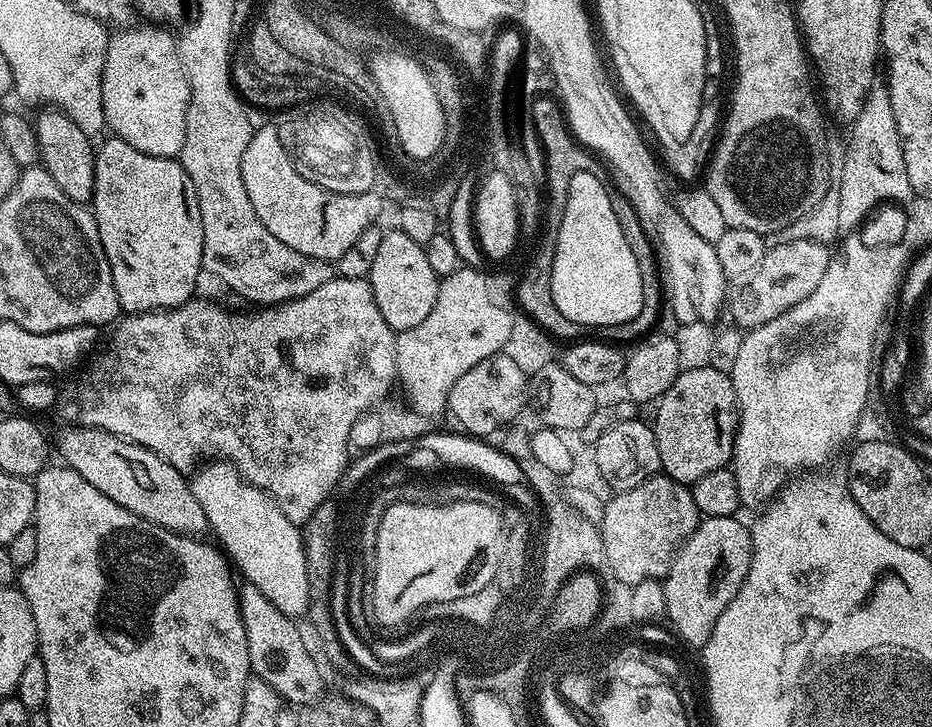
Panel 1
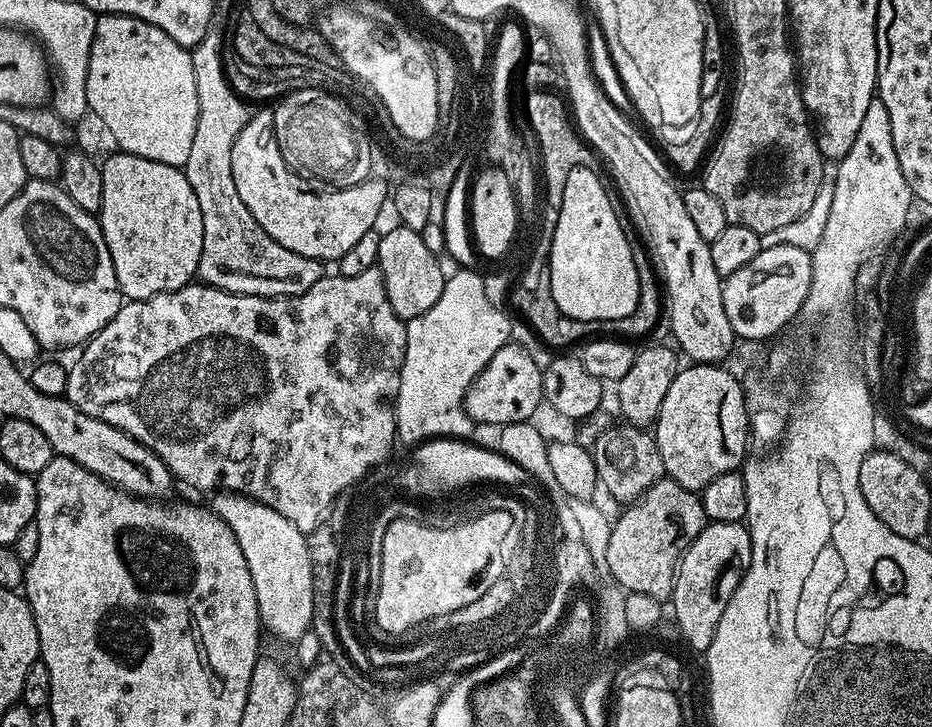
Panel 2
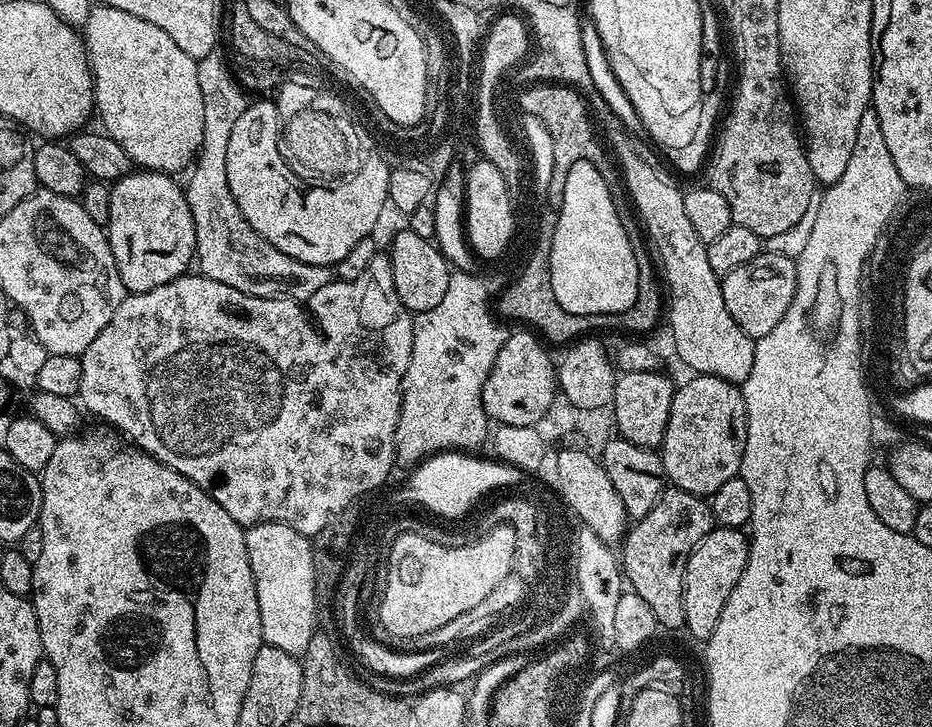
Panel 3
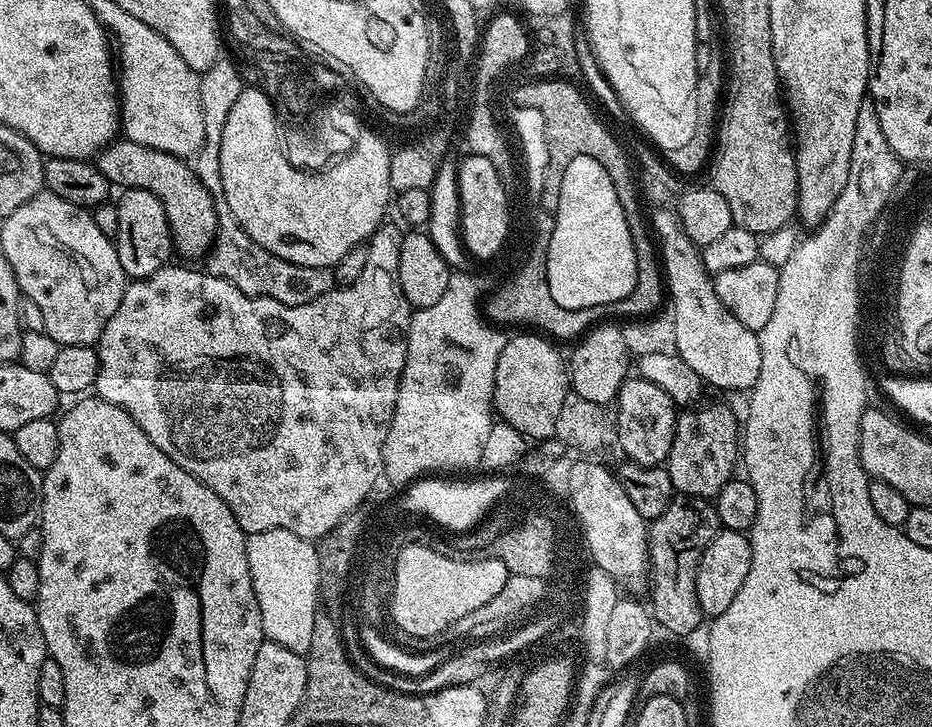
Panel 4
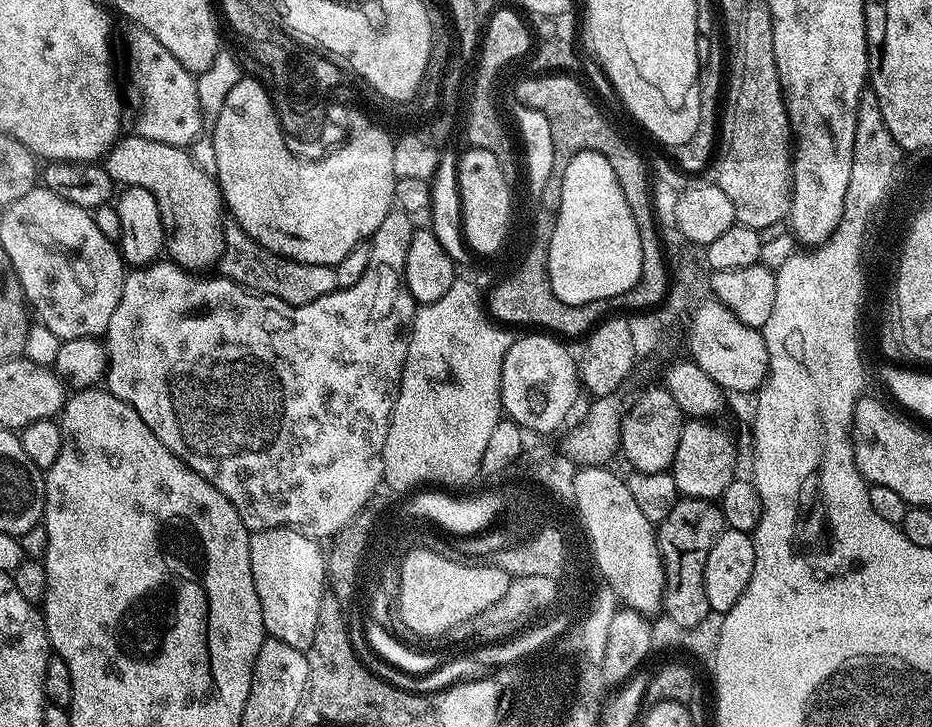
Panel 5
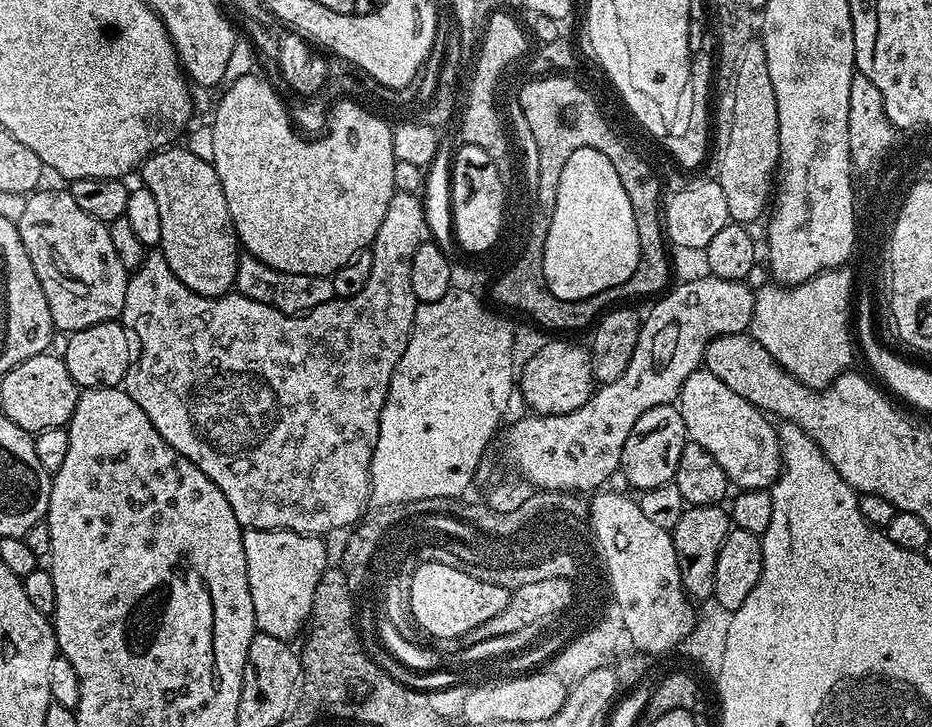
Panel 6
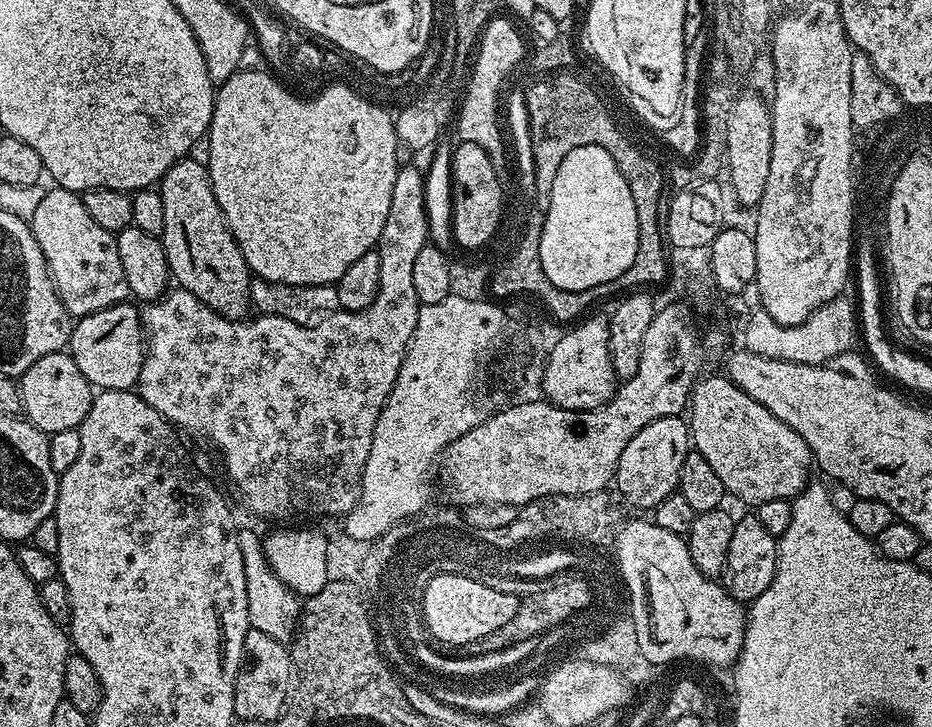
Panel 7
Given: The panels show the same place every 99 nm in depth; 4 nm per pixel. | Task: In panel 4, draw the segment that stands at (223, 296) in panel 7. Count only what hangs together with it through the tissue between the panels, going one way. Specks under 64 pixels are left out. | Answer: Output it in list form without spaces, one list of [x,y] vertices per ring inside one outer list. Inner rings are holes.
[[[117,138],[96,153],[94,163],[97,170],[108,179],[109,185],[116,187],[117,184],[120,190],[144,188],[160,199],[172,231],[172,246],[177,257],[185,256],[188,260],[196,260],[200,256],[201,259],[211,248],[212,241],[216,239],[216,211],[212,196],[202,186],[200,179],[196,176],[195,167],[187,159],[180,159],[170,153],[151,149],[150,146],[139,145],[138,142],[125,138]]]

